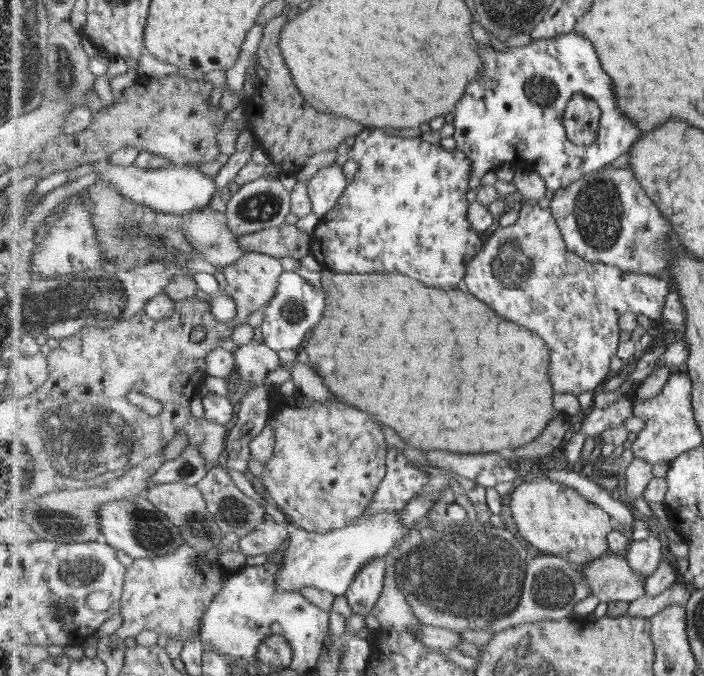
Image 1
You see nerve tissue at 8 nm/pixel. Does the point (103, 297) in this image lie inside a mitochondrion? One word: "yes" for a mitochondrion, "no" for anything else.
yes

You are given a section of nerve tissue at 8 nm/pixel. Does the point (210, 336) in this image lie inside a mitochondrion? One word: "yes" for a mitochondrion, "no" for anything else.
no

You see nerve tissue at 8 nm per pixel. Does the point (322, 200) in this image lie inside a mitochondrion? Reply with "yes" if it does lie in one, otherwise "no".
no

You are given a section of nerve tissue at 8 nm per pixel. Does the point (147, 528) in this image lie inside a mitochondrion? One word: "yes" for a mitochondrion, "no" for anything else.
yes

